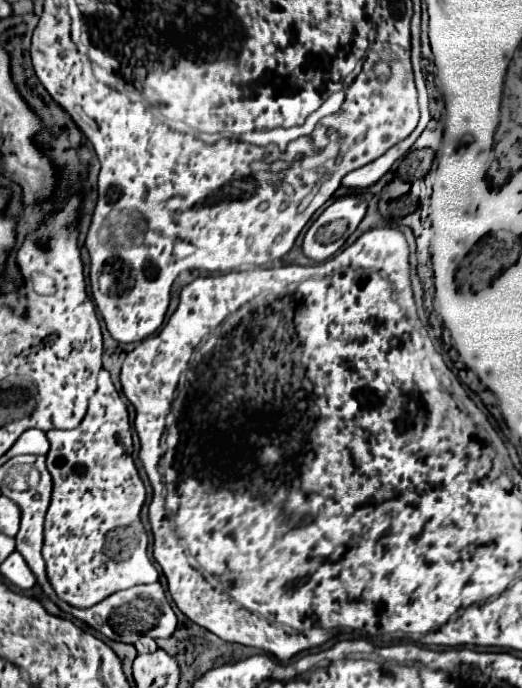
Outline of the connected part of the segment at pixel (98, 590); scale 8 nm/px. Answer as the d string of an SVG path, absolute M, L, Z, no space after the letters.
M101 369L97 377L97 391L89 399L89 409L81 425L73 431L47 431L51 449L47 453L47 469L53 477L53 497L45 517L45 543L43 559L49 565L47 577L57 597L73 607L87 609L107 599L111 593L135 585L157 583L159 573L149 557L149 533L141 521L141 509L146 490L133 463L133 435L129 425L127 405L117 393L109 371Z

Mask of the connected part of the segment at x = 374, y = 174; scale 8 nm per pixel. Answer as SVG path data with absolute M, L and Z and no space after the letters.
M419 93L421 121L419 121L417 129L415 129L405 141L393 145L393 149L389 149L385 155L381 155L381 157L375 159L373 163L367 163L365 167L355 169L355 171L351 171L349 175L345 175L343 181L341 181L341 185L343 185L343 187L349 187L349 189L367 189L367 187L375 185L375 183L393 167L393 163L395 163L397 159L401 159L401 157L411 149L411 145L417 141L417 137L423 133L423 129L425 129L427 123L431 121L431 115L429 115L429 109L427 109L427 101L429 101L427 93Z

